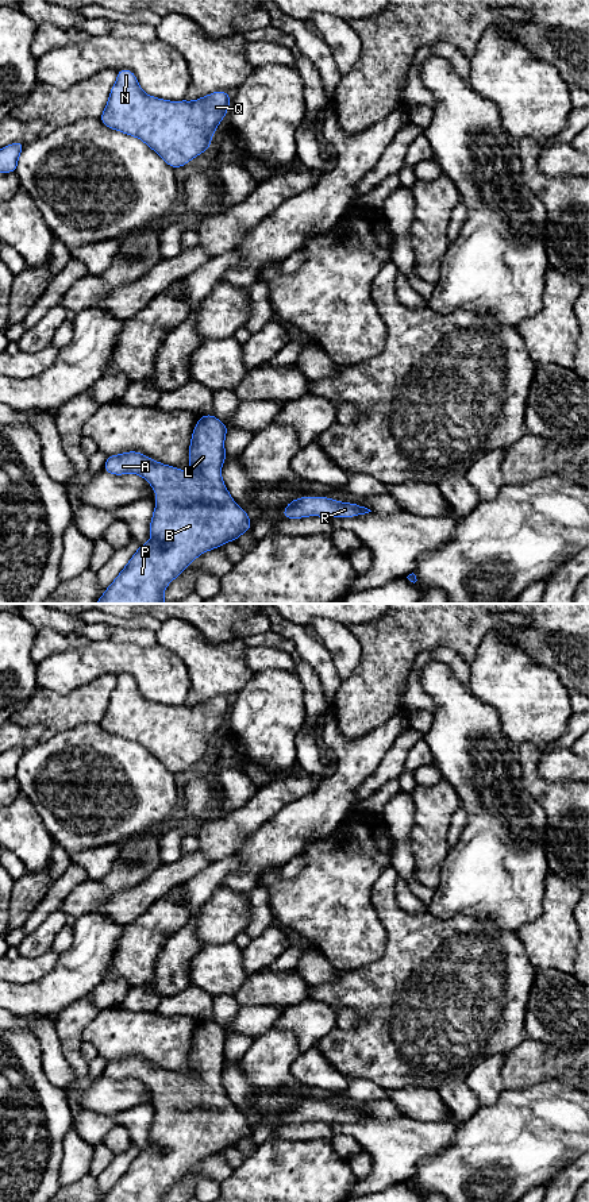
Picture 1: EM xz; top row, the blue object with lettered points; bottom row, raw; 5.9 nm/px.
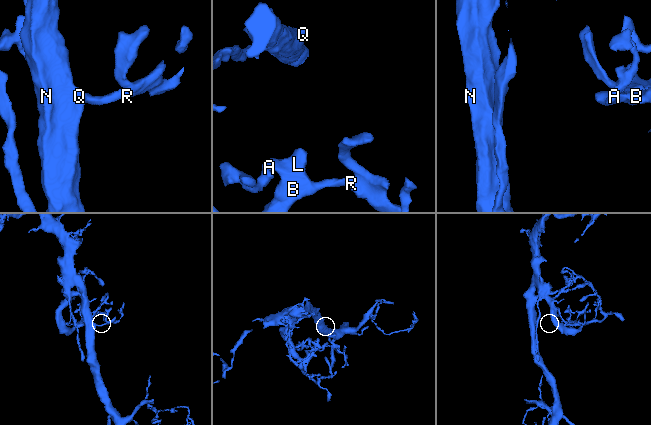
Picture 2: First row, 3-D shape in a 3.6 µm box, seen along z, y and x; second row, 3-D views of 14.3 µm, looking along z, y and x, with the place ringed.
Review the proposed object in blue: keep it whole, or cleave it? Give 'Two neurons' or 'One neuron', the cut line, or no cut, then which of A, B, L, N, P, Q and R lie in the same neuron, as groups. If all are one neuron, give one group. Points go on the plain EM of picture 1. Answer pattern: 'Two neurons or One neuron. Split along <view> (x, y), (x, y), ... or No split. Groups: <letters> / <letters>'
One neuron. No split. Groups: A B L N P Q R

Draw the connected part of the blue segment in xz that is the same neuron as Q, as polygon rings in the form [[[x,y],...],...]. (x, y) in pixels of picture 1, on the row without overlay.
[[[119,674],[100,727],[143,746],[177,774],[211,752],[230,702],[230,698],[217,696],[196,706],[157,704],[140,694],[130,674]]]

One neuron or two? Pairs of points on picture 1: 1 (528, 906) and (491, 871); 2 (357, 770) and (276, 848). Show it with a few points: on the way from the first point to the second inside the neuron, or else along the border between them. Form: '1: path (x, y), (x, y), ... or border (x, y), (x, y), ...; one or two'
1: path (519, 900), (500, 881); one
2: path (338, 790), (310, 819), (296, 828); one

